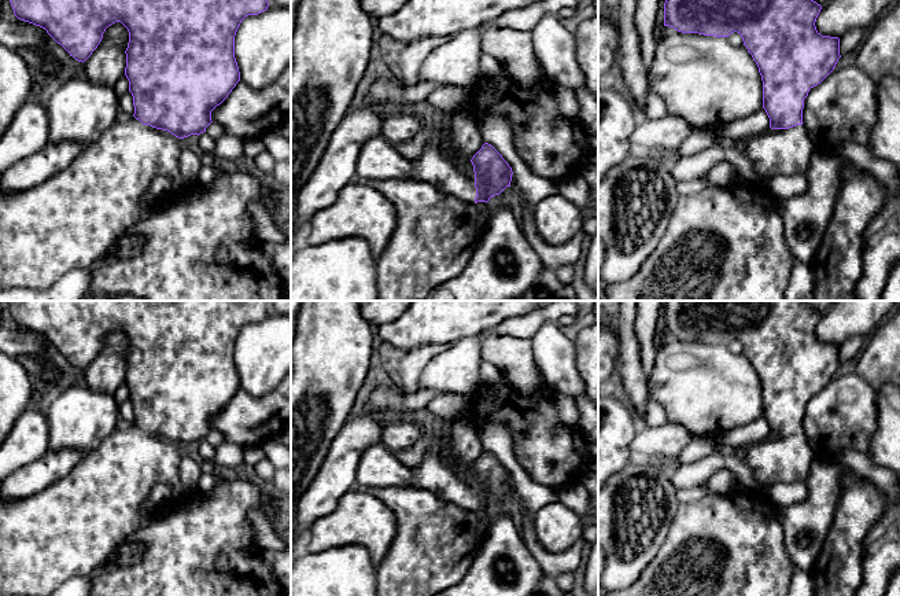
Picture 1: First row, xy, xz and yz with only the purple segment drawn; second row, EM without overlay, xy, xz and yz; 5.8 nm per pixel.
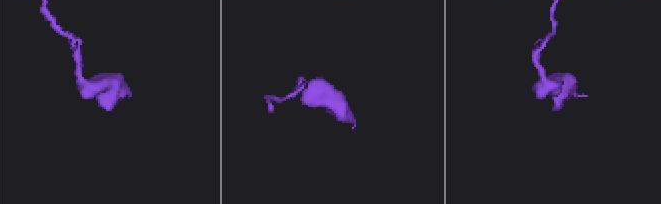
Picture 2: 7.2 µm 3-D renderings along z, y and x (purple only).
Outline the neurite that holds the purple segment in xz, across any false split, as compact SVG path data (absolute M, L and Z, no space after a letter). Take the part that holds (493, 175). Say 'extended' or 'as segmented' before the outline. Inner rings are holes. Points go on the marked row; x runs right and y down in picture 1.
extended; M428 143L421 155L412 161L413 179L429 183L438 191L454 195L465 202L488 202L499 195L506 187L510 187L512 168L502 155L488 143L473 155L471 161L464 161L454 155L440 143Z

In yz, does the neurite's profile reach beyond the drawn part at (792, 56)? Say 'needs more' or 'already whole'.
needs more

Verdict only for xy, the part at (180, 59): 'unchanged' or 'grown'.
grown

